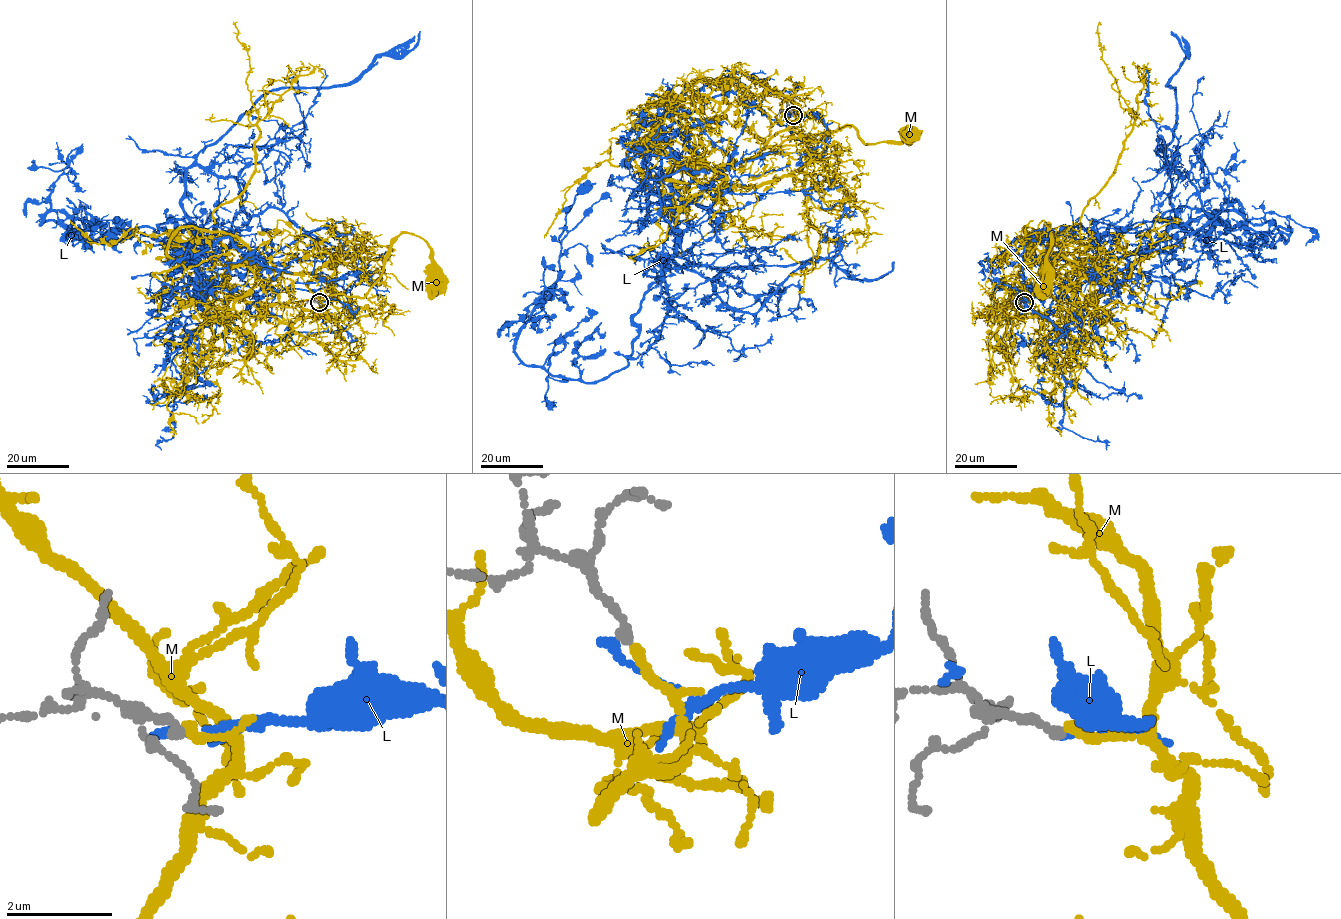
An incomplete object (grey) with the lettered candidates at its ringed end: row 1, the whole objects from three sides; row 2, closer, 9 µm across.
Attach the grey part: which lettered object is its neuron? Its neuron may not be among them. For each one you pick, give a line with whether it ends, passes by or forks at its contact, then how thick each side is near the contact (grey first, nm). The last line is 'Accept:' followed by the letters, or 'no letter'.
M: it ends | 180/190 nm
Accept: M

